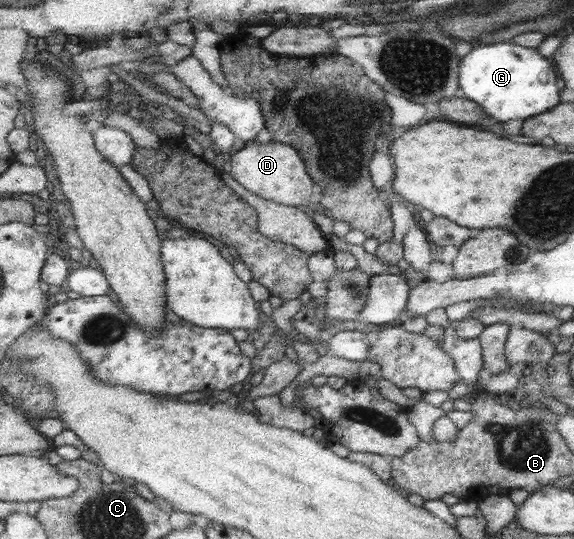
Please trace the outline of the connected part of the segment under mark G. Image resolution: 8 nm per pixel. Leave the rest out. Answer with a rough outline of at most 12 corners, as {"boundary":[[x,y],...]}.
{"boundary":[[513,41],[474,45],[458,95],[501,123],[558,105],[553,67]]}

